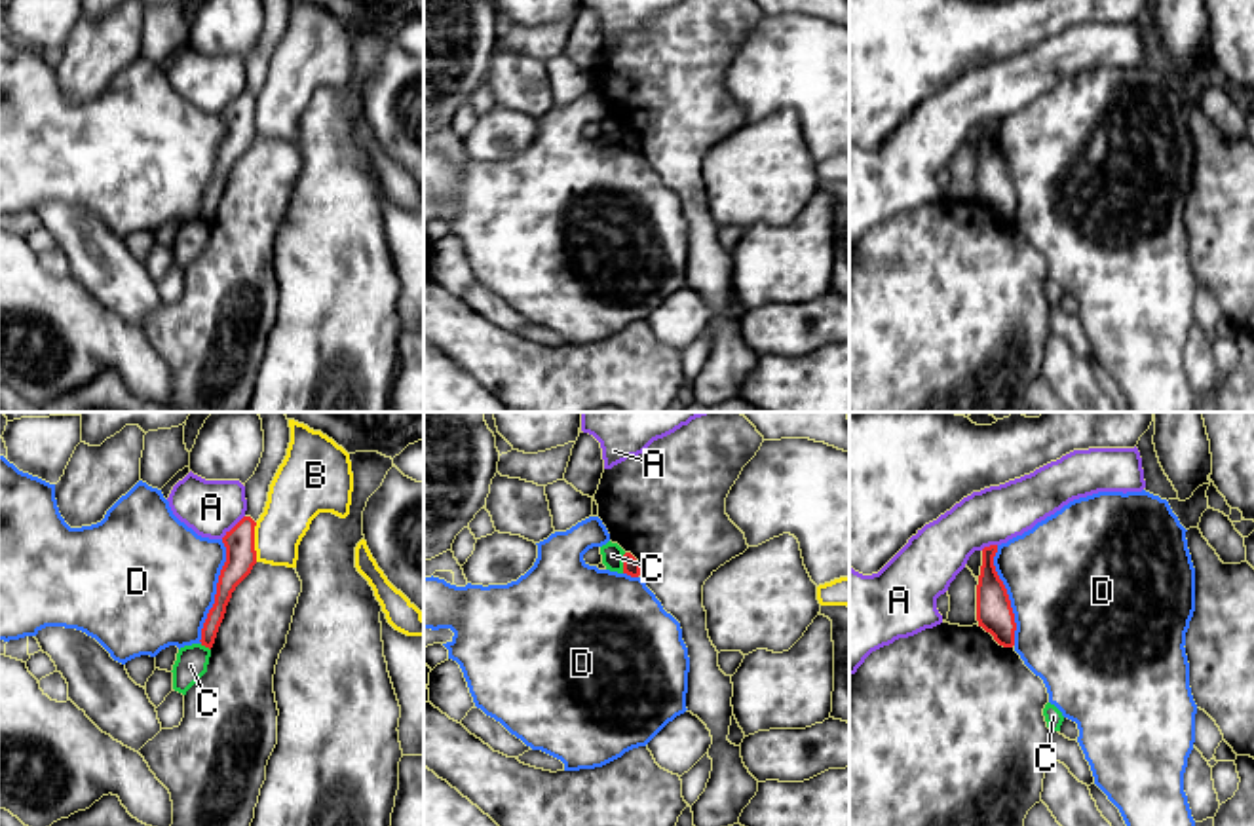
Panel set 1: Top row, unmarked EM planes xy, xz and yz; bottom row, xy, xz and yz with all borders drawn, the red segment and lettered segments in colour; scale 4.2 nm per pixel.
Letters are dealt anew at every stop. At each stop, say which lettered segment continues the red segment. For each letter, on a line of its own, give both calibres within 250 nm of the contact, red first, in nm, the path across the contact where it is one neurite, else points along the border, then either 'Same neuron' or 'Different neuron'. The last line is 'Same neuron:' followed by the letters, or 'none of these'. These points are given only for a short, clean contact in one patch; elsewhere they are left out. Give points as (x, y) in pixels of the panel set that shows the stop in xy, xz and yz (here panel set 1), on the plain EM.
A: Thickness 130 nm (red) against 240 nm. Different neuron
B: Thickness 130 nm (red) against 220 nm. Different neuron
C: Thickness 70 nm (red) against 100 nm. Boundary: xz (626, 128), (622, 147). Different neuron
D: Thickness 130 nm (red) against 480 nm. Different neuron
Same neuron: none of these

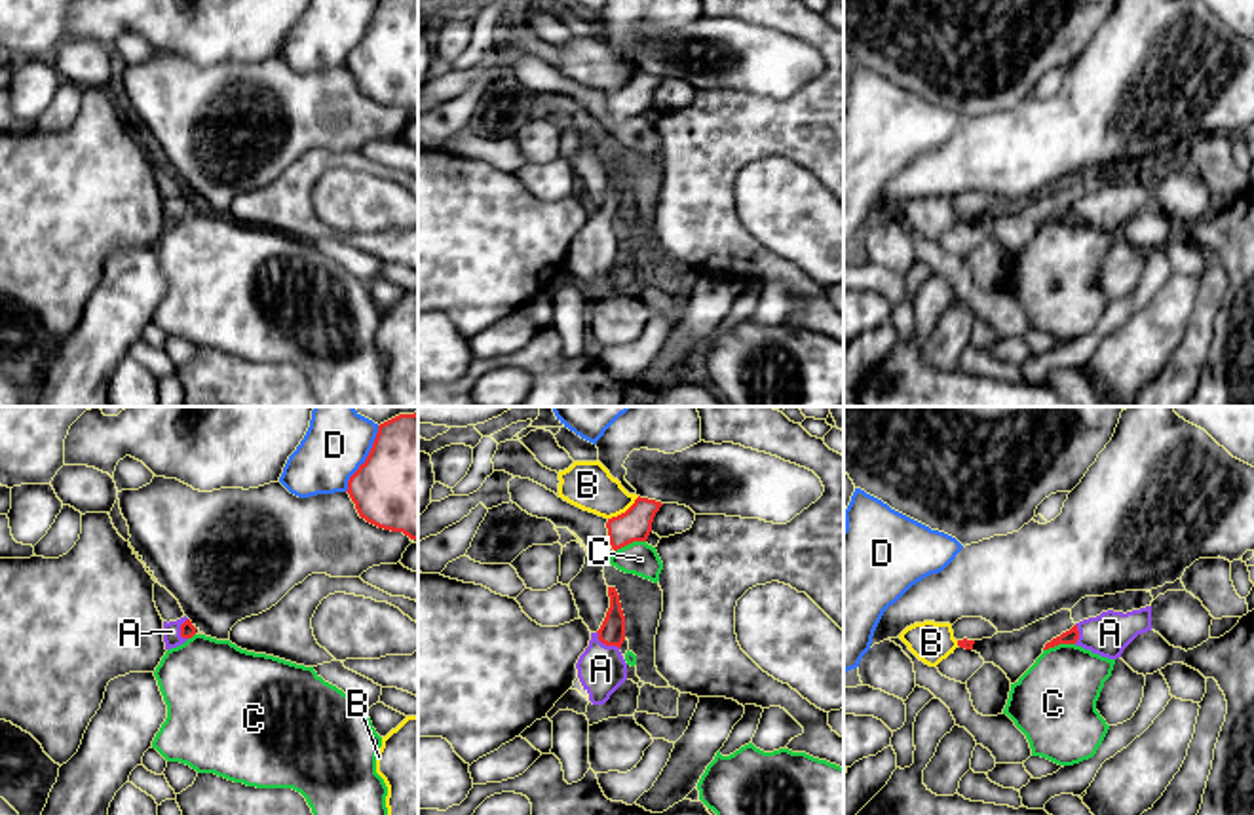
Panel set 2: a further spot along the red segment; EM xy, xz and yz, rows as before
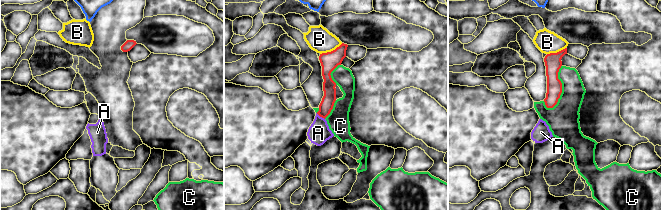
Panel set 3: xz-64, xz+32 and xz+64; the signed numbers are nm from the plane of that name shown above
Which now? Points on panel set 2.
A: Thickness 110 nm (red) against 200 nm. Path across: xz (612, 206), (605, 217), (601, 244). Same neuron
B: Thickness 140 nm (red) against 200 nm. Different neuron
C: Thickness 140 nm (red) against 140 nm. Different neuron
D: Thickness 460 nm (red) against 260 nm. Different neuron
Same neuron: A

